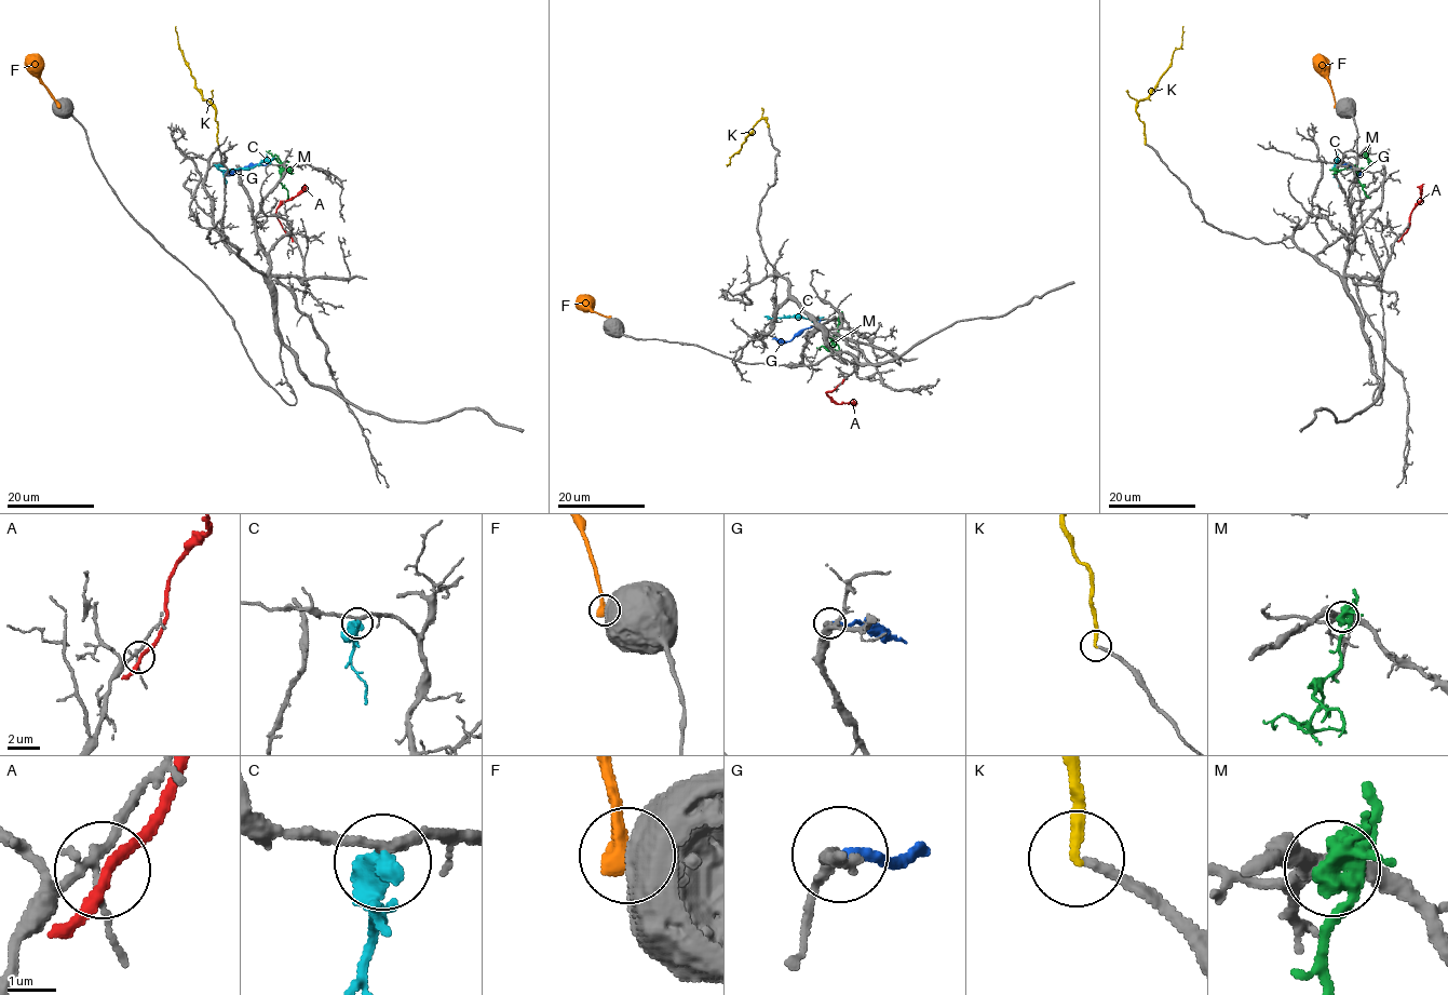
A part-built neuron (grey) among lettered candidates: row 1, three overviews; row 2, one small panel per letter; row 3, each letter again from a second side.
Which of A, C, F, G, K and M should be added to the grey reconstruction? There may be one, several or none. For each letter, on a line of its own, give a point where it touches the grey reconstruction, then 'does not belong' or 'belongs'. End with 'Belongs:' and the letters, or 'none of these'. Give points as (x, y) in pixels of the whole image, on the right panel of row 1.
A: (1402, 236) | does not belong
C: (1336, 164) | does not belong
F: (1336, 106) | does not belong
G: (1338, 164) | does not belong
K: (1145, 144) | belongs
M: (1337, 171) | does not belong
Belongs: K

